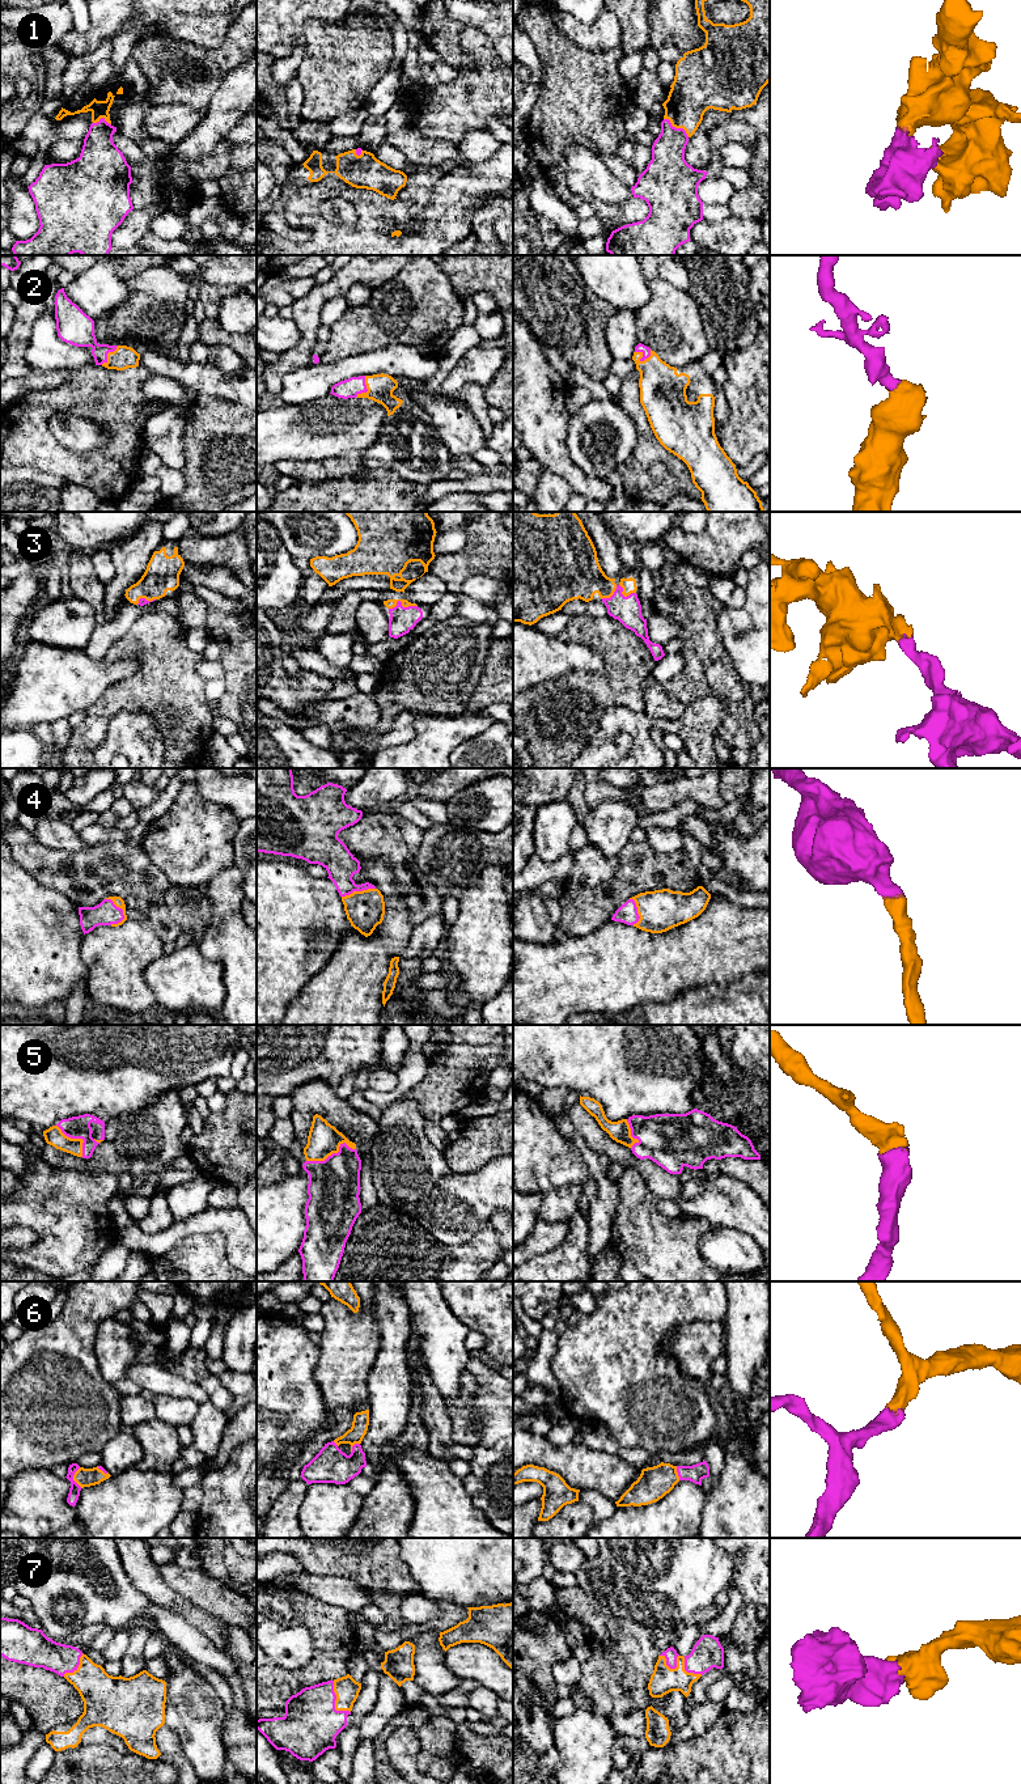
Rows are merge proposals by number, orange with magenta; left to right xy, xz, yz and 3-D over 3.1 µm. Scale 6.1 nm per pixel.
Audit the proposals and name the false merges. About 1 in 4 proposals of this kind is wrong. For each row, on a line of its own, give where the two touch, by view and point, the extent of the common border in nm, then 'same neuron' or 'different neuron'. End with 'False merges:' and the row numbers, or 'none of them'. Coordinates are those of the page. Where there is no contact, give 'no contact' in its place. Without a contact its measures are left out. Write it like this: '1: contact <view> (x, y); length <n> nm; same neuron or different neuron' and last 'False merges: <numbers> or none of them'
1: contact yz (677, 127); length 200 nm; same neuron
2: contact yz (640, 357); length 110 nm; same neuron
3: contact xz (402, 604); length 180 nm; same neuron
4: contact xy (122, 909); length 180 nm; same neuron
5: contact xz (331, 1153); length 320 nm; same neuron
6: contact xy (73, 1478); length 130 nm; same neuron
7: contact xz (335, 1702); length 220 nm; same neuron
False merges: none of them

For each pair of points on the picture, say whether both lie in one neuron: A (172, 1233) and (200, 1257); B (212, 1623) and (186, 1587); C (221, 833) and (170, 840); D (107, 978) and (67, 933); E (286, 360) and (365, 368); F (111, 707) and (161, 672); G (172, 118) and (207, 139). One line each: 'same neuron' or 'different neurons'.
A: different neurons
B: different neurons
C: same neuron
D: different neurons
E: different neurons
F: same neuron
G: different neurons

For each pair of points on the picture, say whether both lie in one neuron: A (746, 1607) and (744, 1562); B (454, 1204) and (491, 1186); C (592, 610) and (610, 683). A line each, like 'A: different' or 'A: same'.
A: same
B: same
C: different

